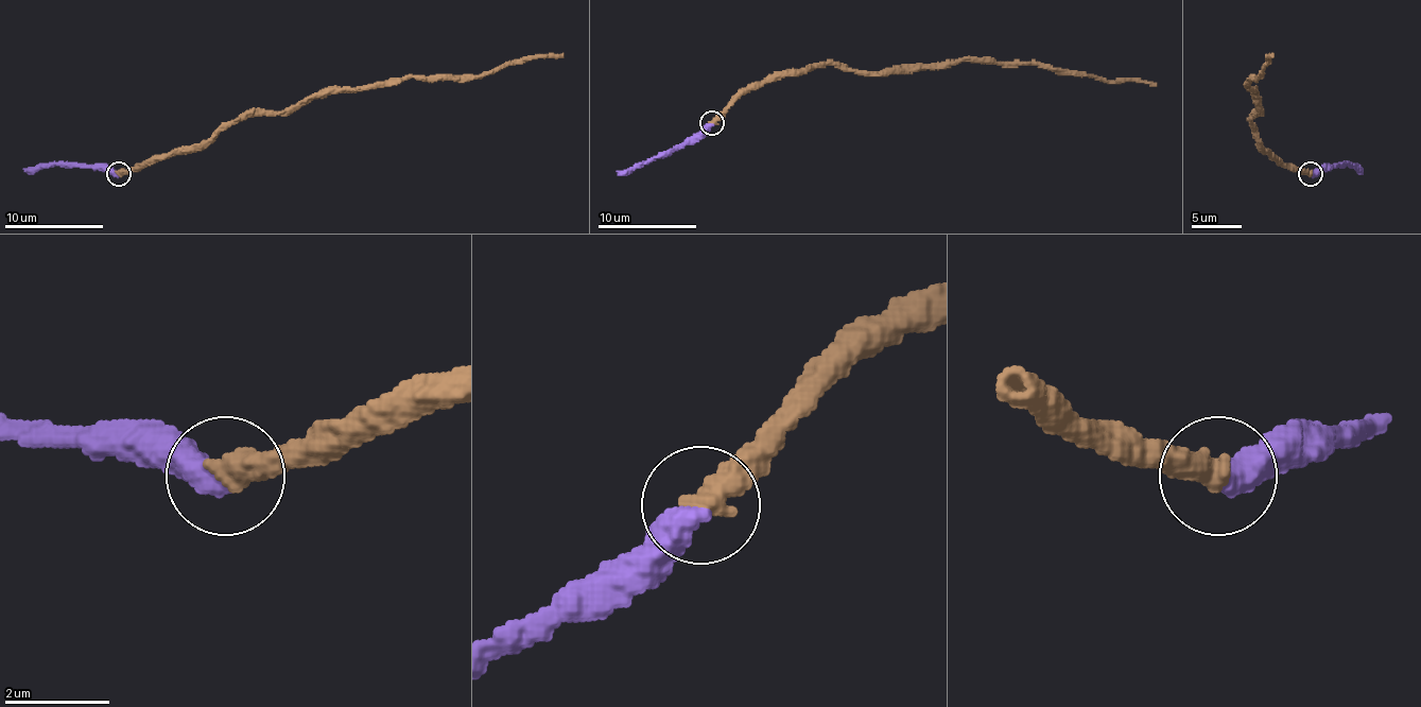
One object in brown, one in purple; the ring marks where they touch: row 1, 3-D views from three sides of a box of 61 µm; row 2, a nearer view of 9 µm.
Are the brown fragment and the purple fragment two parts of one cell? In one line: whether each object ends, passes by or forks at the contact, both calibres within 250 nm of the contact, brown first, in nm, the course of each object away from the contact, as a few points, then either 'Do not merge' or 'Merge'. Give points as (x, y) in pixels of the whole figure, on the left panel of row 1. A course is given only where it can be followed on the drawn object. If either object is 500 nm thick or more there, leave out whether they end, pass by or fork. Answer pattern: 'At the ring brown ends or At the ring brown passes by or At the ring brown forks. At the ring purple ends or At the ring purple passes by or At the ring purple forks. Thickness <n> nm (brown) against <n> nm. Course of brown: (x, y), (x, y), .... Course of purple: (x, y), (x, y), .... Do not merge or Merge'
Thickness 500 nm (brown) against 500 nm. Course of brown: (118, 174), (205, 147), (240, 120), (292, 113), (331, 92), (409, 78), (480, 78), (562, 52). Course of purple: (118, 174), (79, 165), (41, 165), (23, 169). Merge

